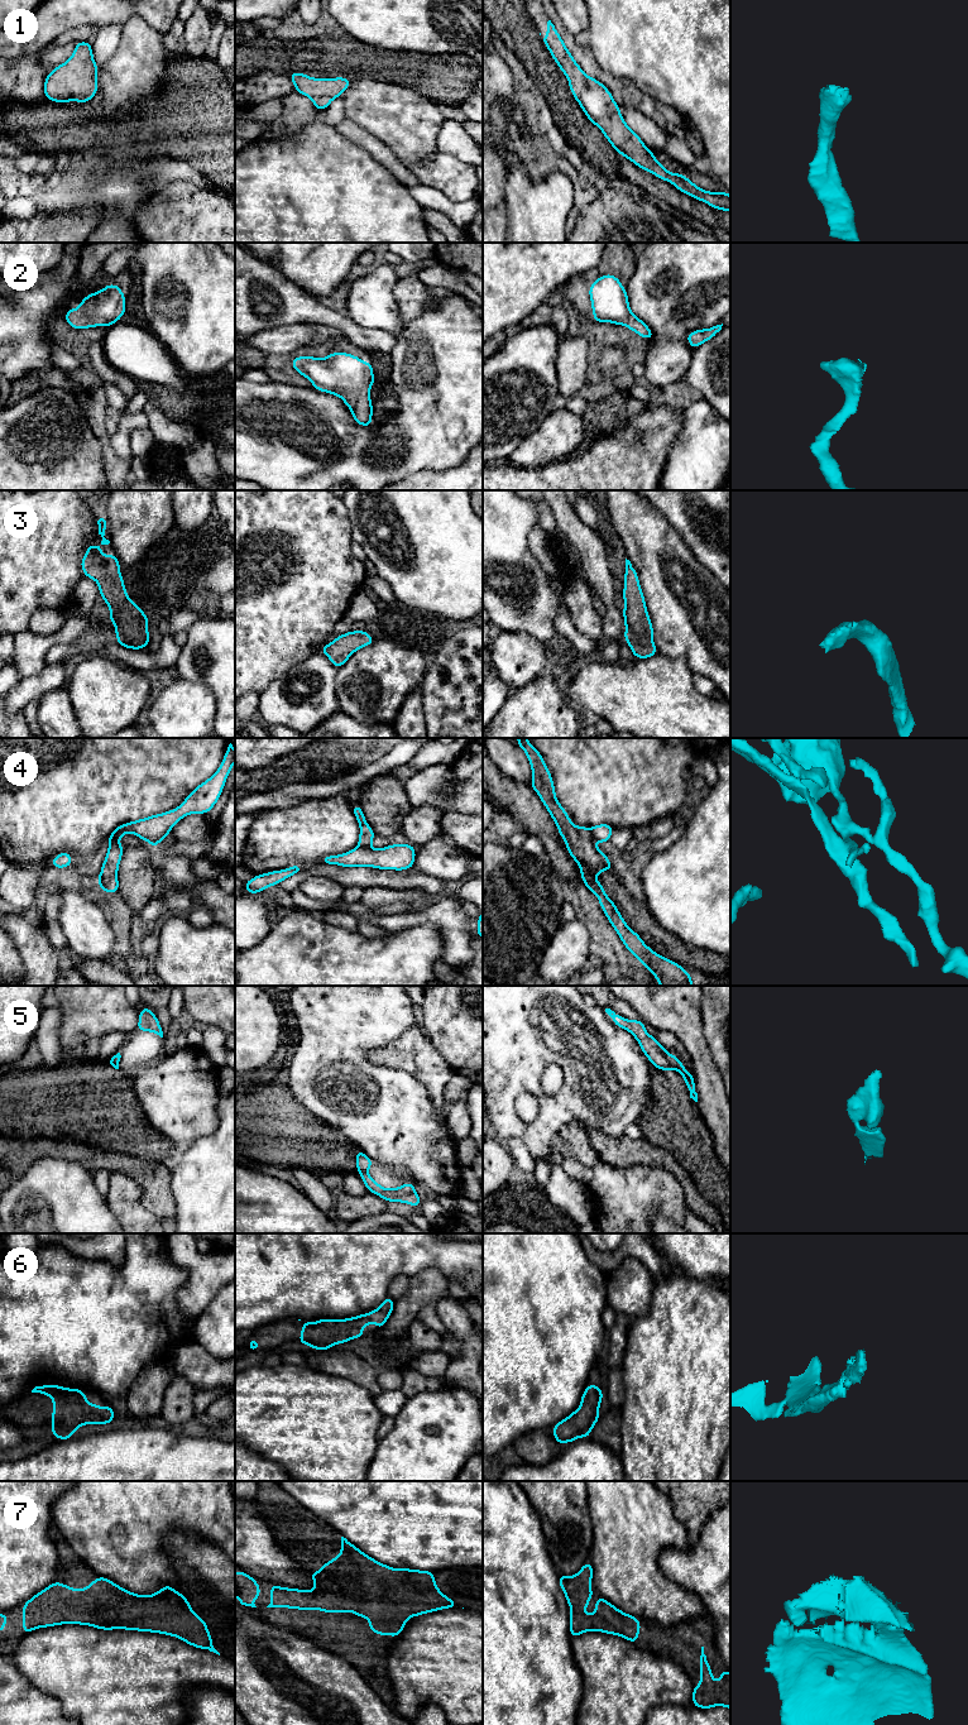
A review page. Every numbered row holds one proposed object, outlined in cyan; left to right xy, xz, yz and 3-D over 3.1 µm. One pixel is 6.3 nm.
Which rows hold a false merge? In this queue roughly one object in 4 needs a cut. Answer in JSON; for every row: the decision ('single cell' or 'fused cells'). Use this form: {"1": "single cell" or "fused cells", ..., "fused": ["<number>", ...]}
{"1": "single cell", "2": "single cell", "3": "single cell", "4": "fused cells", "5": "single cell", "6": "single cell", "7": "single cell", "fused": ["4"]}

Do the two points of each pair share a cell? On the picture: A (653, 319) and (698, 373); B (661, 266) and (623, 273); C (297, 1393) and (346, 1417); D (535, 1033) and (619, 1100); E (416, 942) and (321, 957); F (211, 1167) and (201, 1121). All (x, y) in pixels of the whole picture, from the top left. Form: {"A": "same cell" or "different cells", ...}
{"A": "different cells", "B": "different cells", "C": "same cell", "D": "same cell", "E": "same cell", "F": "different cells"}

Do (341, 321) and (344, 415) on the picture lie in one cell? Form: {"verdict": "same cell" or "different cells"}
{"verdict": "different cells"}

